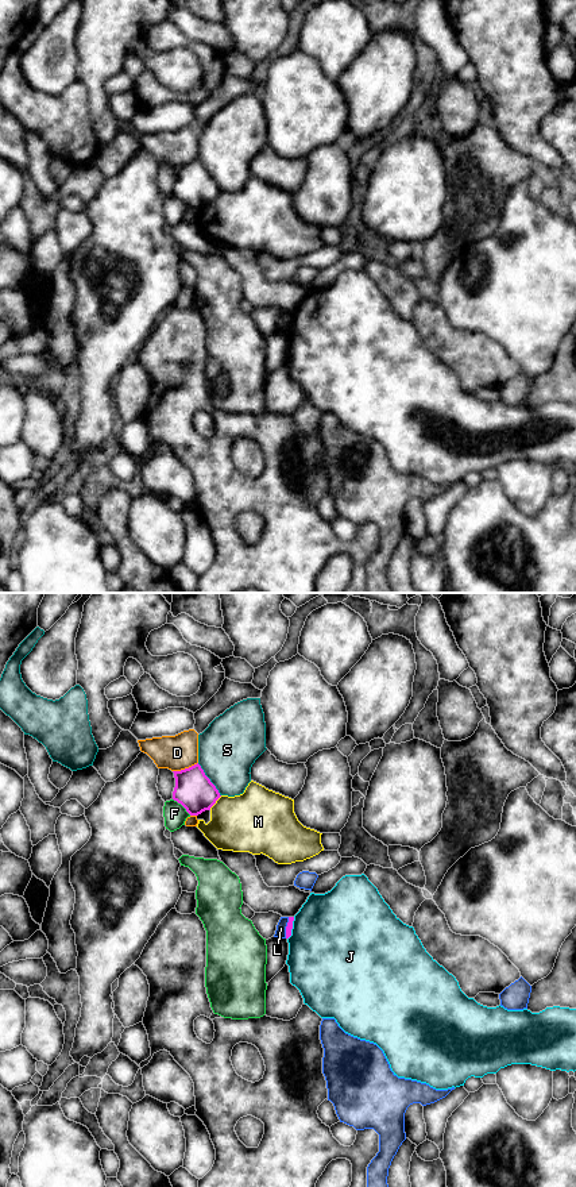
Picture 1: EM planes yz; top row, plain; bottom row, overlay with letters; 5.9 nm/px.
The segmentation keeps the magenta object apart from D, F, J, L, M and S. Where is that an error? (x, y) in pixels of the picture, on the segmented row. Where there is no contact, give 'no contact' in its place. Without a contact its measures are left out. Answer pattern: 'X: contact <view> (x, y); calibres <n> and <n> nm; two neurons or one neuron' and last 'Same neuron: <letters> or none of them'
D: contact yz (185, 769); calibres 220 and 220 nm; two neurons
F: contact yz (182, 805); calibres 220 and 140 nm; two neurons
J: contact yz (292, 928); calibres 40 and 500 nm; two neurons
L: contact yz (286, 928); calibres 40 and 60 nm; two neurons
M: contact yz (215, 802); calibres 220 and 360 nm; two neurons
S: contact yz (209, 779); calibres 220 and 360 nm; two neurons
Same neuron: none of them

